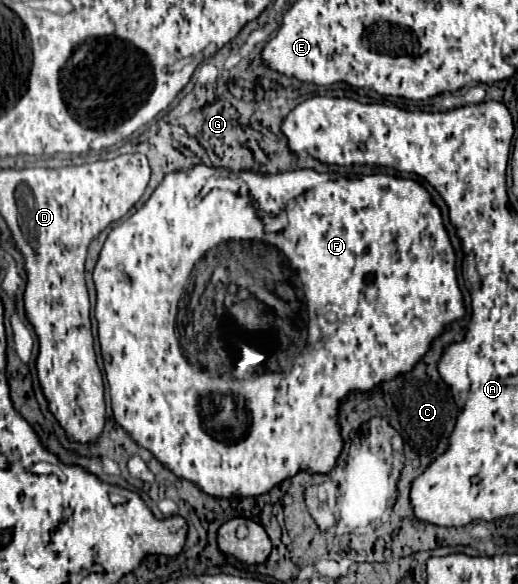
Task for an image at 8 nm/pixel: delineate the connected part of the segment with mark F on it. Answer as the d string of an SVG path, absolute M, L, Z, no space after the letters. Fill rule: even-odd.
M197 165L189 173L177 171L165 175L149 201L111 229L93 271L101 355L115 421L141 447L151 451L177 477L197 483L211 497L263 495L301 469L309 473L331 471L343 449L337 425L339 401L349 391L369 391L381 381L411 371L443 327L465 315L465 305L455 273L455 251L445 231L441 211L431 203L429 193L417 181L391 175L347 179L337 173L315 173L313 169L277 175L245 171L243 179L249 185L247 197L223 189L213 189L201 197L201 189L211 173L213 169ZM291 199L295 199L295 207L287 211L289 227L281 235L265 235L263 221L255 211L263 209L279 215ZM255 239L271 239L275 247L283 249L303 283L309 315L307 349L295 359L291 369L281 373L263 373L249 381L221 381L187 363L176 328L178 305L193 265L209 249L223 241ZM327 313L337 313L337 321L327 321ZM229 391L243 395L251 413L251 425L245 437L235 443L217 441L205 431L201 421L201 399L211 393Z

